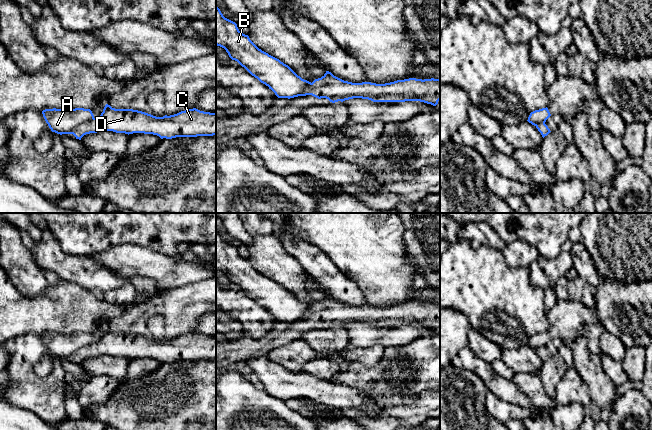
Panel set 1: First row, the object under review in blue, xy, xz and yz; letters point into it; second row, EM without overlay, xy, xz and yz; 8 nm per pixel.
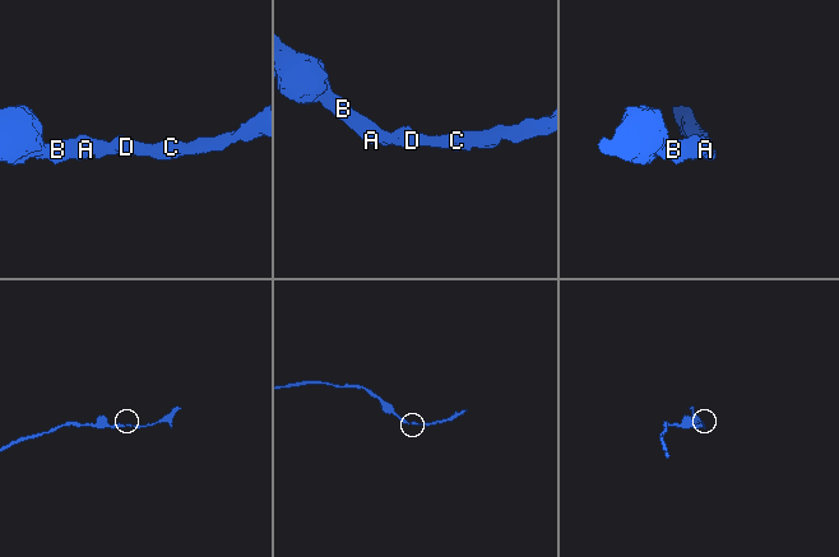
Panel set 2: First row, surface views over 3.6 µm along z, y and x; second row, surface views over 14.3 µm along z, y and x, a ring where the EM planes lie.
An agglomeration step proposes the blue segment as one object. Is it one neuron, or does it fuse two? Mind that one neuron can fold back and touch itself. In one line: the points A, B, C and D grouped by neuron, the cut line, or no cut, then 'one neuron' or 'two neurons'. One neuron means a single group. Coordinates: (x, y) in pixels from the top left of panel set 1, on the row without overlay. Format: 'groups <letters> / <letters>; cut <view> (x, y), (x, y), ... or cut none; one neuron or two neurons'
groups A B / C D; cut xy (94, 342), (78, 349), (72, 357); two neurons

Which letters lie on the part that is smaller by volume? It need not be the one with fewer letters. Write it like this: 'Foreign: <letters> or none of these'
Foreign: C, D

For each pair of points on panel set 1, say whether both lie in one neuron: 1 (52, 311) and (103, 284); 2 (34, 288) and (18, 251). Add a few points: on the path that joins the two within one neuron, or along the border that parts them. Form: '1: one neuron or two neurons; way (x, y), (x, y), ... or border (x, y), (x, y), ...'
1: two neurons; border (68, 281), (90, 290)
2: one neuron; way (29, 279), (28, 269), (19, 260)

